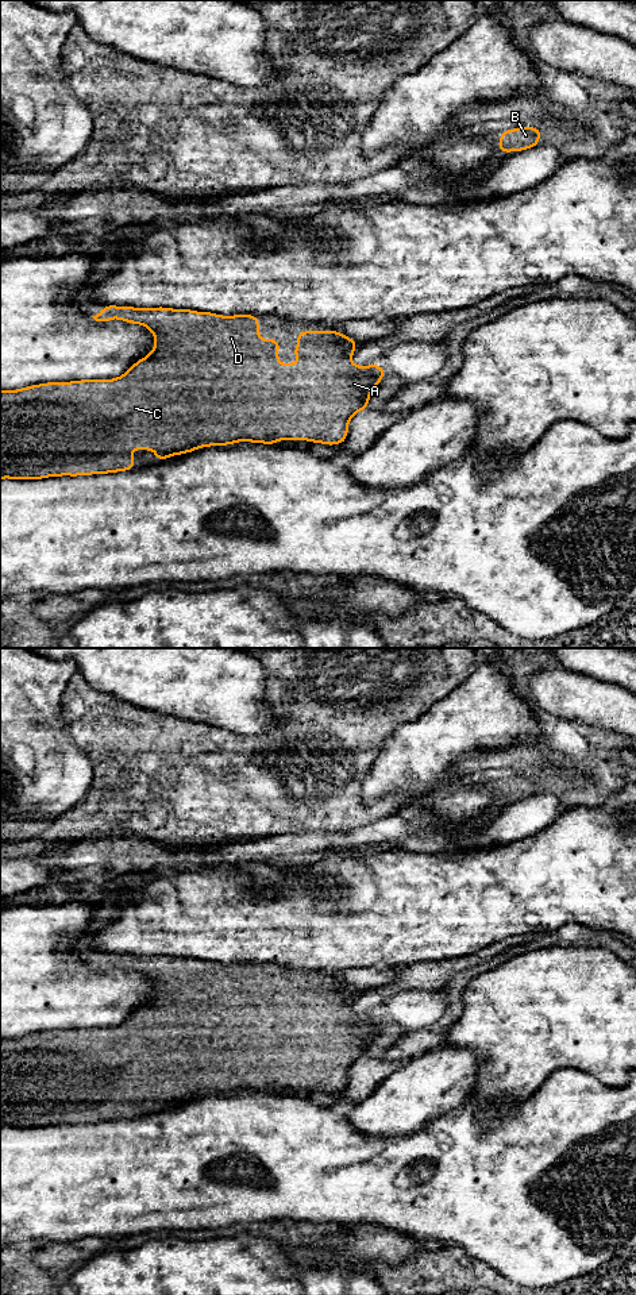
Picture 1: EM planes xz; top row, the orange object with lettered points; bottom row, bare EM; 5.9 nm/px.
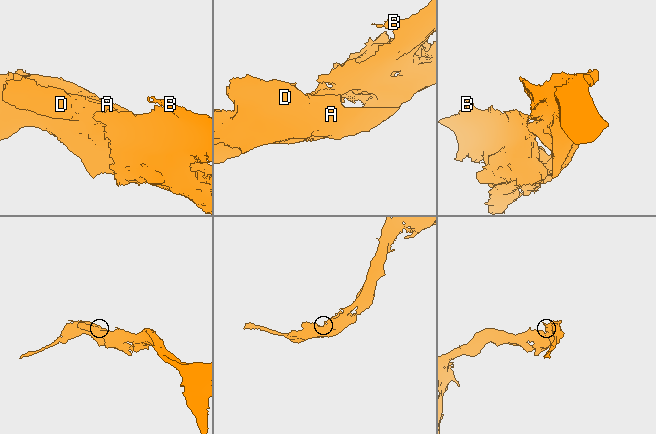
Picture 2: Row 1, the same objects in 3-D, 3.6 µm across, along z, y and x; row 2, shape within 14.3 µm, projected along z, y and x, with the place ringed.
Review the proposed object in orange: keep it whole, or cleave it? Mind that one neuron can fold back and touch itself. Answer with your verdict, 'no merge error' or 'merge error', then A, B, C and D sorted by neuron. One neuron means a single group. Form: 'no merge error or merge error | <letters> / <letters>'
no merge error | A B C D

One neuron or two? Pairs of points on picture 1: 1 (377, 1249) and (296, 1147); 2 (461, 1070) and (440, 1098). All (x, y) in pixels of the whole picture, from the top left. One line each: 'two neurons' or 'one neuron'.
1: two neurons
2: one neuron

